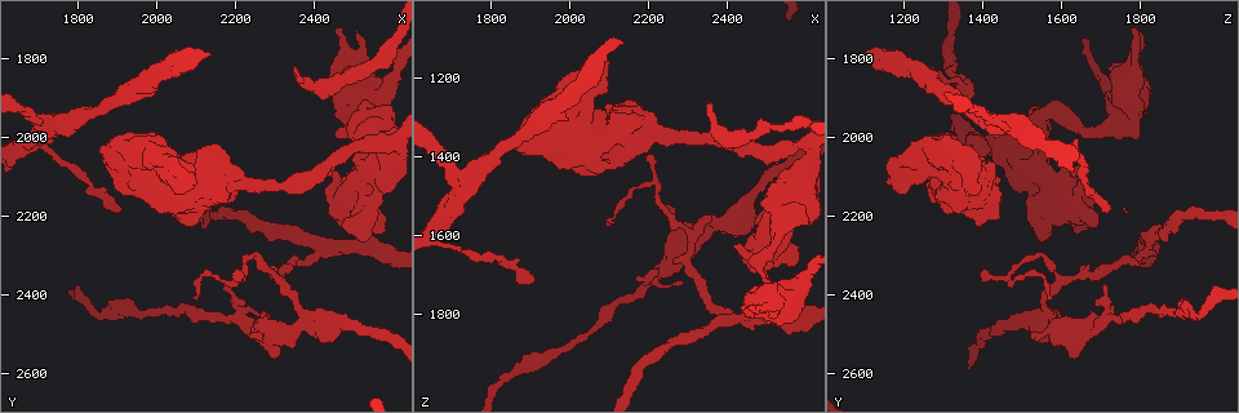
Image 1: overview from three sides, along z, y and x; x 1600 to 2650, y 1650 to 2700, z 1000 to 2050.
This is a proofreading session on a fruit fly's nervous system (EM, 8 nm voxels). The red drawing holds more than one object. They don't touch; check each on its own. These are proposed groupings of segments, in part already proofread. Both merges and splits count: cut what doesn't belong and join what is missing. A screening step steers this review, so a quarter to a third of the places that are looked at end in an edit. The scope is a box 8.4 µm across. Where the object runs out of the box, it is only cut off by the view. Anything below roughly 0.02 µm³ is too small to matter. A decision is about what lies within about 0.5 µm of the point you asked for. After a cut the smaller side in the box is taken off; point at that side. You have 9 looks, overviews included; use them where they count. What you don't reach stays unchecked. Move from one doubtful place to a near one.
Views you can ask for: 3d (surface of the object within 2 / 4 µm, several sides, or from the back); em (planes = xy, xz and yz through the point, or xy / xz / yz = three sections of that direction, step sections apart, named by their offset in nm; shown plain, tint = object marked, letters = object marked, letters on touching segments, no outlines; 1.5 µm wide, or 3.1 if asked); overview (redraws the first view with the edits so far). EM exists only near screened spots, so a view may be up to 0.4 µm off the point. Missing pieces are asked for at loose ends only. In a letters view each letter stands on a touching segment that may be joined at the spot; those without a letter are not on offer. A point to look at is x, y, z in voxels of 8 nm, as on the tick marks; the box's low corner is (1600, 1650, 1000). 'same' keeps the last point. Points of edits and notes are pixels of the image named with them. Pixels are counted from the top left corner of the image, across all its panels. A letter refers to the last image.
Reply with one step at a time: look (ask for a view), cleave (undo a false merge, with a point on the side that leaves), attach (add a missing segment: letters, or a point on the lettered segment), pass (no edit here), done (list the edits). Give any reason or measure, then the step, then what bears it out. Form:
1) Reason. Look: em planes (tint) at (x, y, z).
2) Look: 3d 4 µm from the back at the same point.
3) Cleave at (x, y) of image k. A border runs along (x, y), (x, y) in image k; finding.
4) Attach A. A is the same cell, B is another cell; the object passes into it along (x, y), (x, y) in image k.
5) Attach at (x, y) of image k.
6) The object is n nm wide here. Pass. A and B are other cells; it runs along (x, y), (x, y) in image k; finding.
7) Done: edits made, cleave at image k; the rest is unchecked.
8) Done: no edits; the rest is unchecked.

Branch stops here. Look: 3d 4 µm at (2045, 2200, 1310).

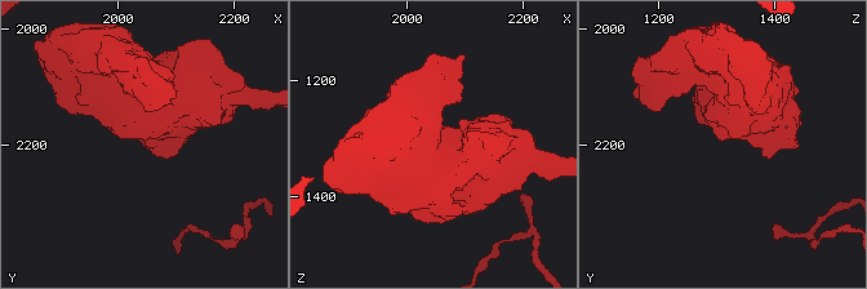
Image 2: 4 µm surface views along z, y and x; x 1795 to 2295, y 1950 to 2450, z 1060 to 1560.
Shape alone is not enough. Look: em planes (letters) at (2045, 2190, 1305).

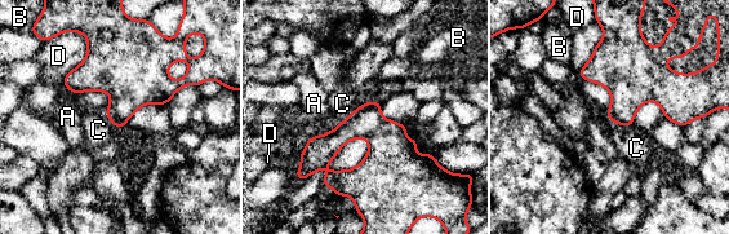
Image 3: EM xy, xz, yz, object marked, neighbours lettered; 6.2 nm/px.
The longest contact is with D, 300 nm. Pass. A, B, C and D are other cells; none of them fits.

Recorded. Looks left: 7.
Free end. Look: em planes (letters) at (2100, 2410, 1575).

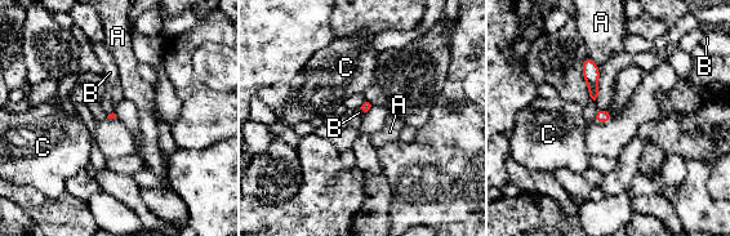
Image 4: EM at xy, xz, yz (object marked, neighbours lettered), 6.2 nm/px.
Pass. A, B and C are other cells; no lettered segment goes on from it.

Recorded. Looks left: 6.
Look: em yz step 8 (tint) at (2125, 1785, 1100).

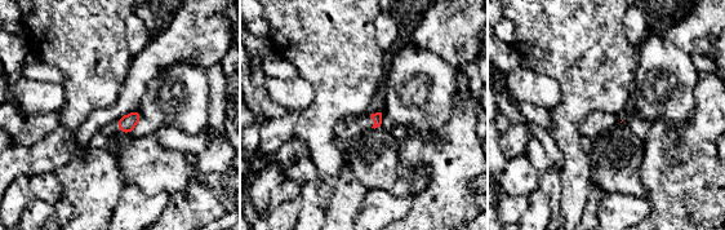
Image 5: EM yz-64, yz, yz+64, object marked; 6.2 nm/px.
Another direction. Look: em planes (letters) at the same point.

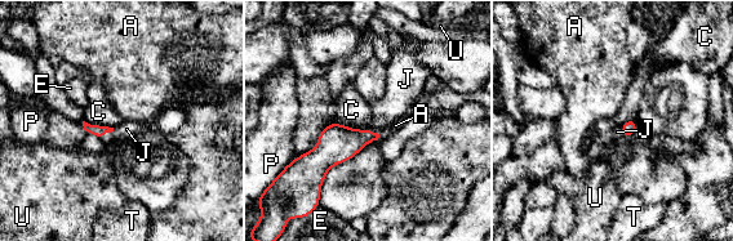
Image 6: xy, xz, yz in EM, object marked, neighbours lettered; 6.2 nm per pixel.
Attach J. J is the same cell, A, C, E, P, T and U are other cells; the object passes into it along (100, 132), (107, 132), (127, 129) in image 6; the neuron continues.

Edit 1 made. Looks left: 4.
See it whole again. Look: overview.

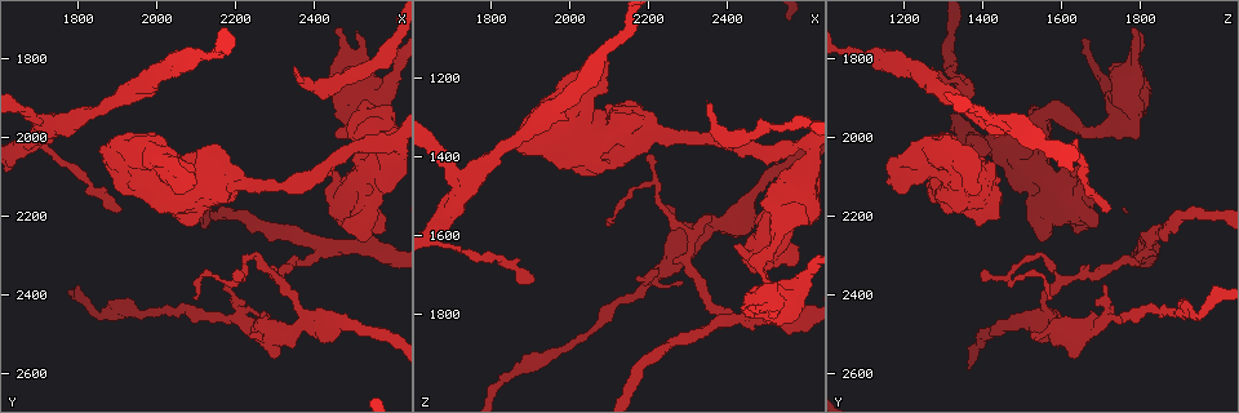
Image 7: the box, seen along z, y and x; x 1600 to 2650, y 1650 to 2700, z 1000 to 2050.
Thick turns thin. Look: 3d 4 µm at (2410, 2280, 1815).

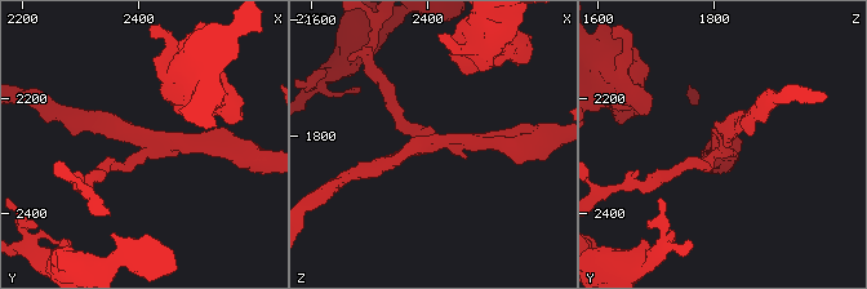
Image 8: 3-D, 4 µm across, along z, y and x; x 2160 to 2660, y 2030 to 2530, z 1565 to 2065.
3 arms meet here. Look: em planes (letters) at (2415, 2280, 1815).

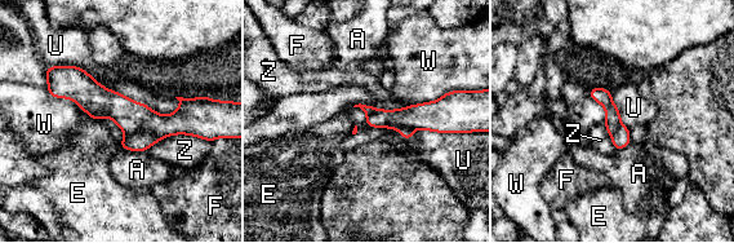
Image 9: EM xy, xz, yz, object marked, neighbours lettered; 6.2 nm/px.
The longest contact is with U, 900 nm. Cleave at (130, 116) of image 9. A, E, F, U, W and Z are other cells; a border runs along (127, 132), (152, 132), (163, 137) in image 9; two neurons meet here.

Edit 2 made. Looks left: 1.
Done: edits made, attach at image 6, cleave at image 9; the rest is unchecked.

